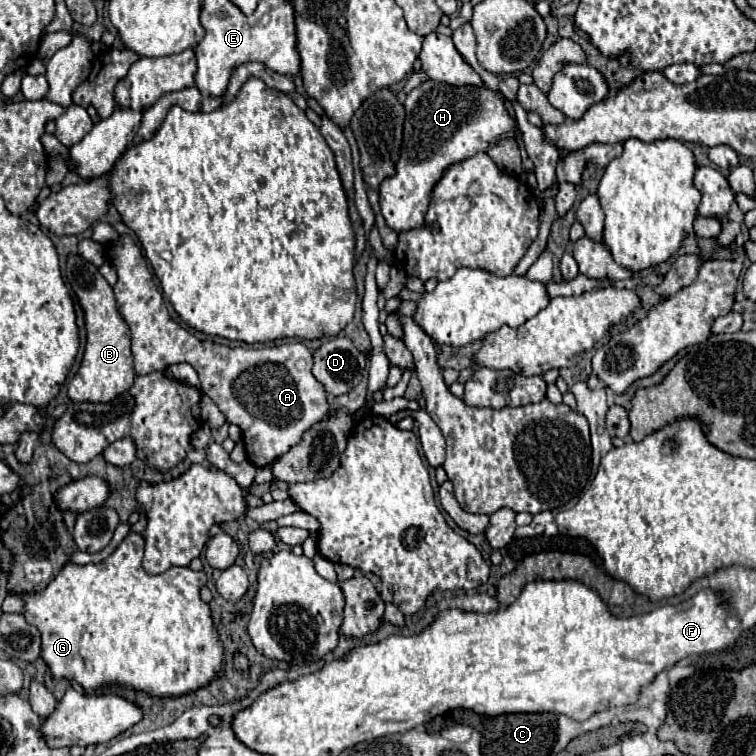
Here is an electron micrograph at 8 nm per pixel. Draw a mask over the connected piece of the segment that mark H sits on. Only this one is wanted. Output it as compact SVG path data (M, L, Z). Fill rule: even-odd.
M426 80L408 94L404 108L404 144L396 166L396 176L386 178L378 192L386 224L396 232L422 226L432 200L432 190L448 166L480 152L488 152L502 138L502 134L510 134L518 142L522 138L504 106L502 94L486 86L454 88L442 82Z

